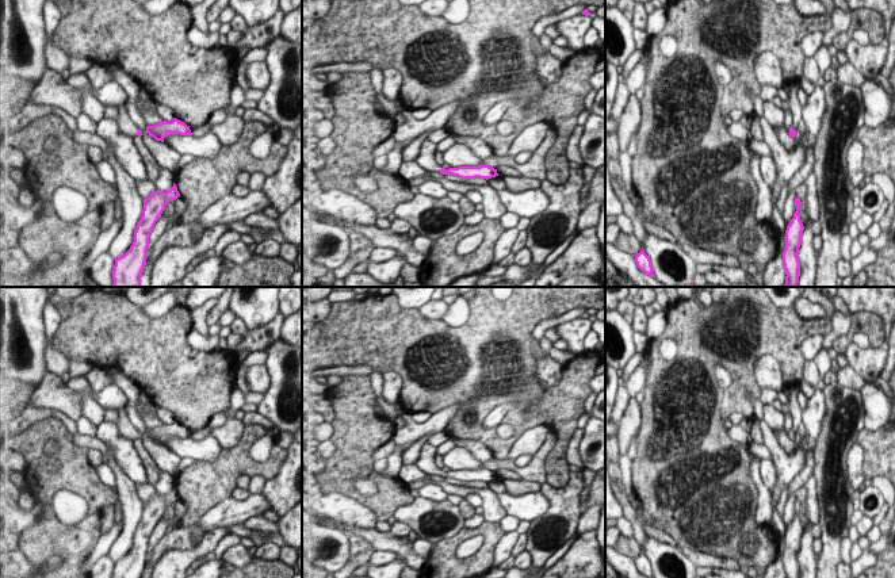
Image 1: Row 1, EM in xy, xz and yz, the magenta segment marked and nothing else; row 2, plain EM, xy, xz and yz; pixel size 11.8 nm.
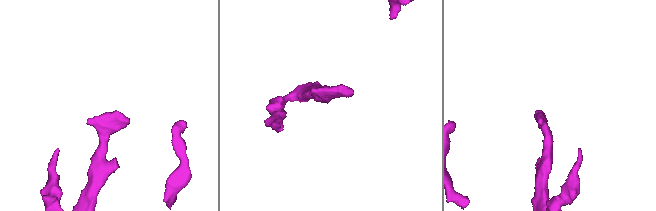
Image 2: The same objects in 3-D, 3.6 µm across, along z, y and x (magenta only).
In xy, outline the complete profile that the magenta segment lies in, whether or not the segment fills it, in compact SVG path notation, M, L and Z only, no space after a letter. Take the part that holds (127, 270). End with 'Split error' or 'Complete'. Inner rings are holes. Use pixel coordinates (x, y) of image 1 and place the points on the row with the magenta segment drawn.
M176 184L167 191L154 191L144 199L142 217L134 231L134 241L130 249L115 259L112 269L112 287L141 287L141 276L146 265L149 238L156 222L161 218L165 206L180 196Z. Complete

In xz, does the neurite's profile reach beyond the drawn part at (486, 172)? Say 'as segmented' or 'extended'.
extended

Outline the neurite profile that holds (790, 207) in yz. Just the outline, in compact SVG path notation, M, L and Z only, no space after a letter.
M792 191L785 200L784 204L784 221L785 221L785 230L787 226L789 225L791 219L793 218L795 213L796 213L796 204L795 204L795 199L798 198L796 191Z

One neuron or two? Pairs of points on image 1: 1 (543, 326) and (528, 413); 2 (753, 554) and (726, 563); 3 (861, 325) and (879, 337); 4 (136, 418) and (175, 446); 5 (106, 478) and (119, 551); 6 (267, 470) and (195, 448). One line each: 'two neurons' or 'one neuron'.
1: two neurons
2: two neurons
3: one neuron
4: two neurons
5: two neurons
6: two neurons

